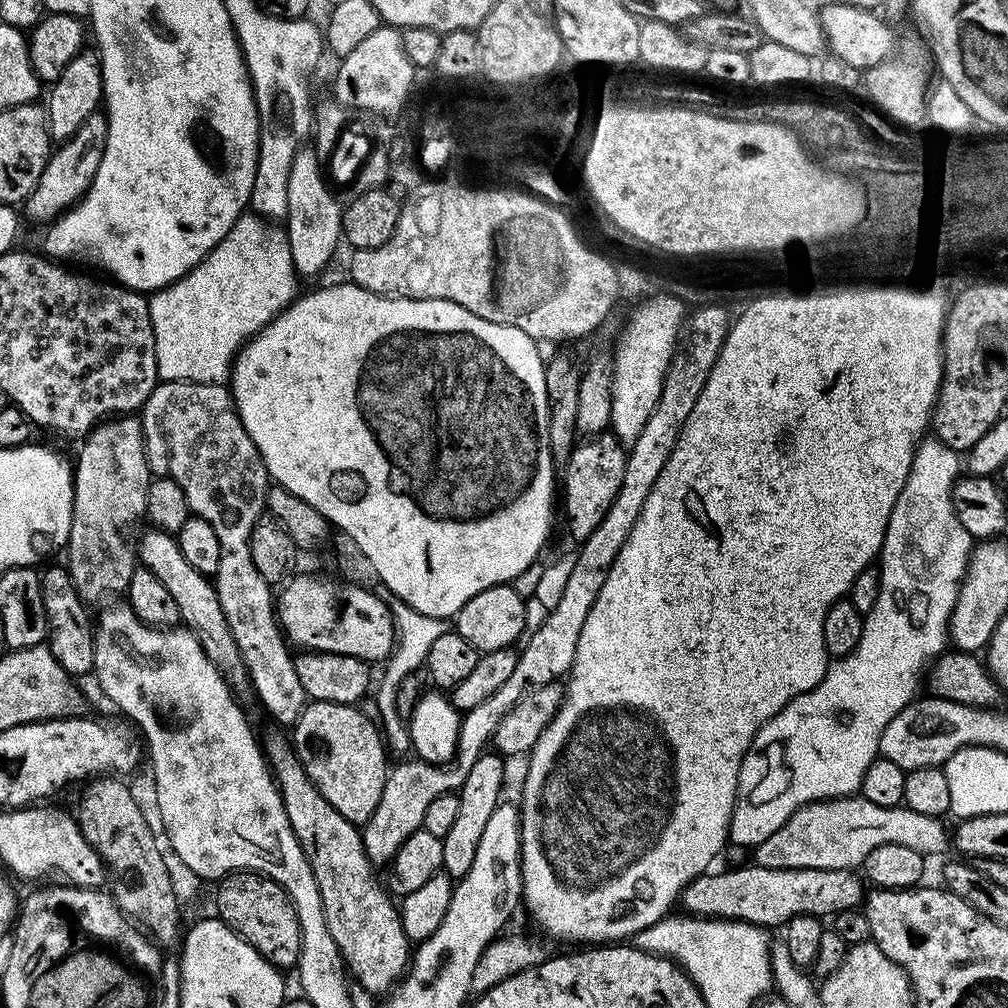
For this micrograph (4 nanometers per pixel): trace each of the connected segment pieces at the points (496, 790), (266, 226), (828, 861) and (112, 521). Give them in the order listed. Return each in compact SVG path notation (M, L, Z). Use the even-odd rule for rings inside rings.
M485 751L484 755L470 766L470 774L466 774L466 782L458 789L460 801L458 802L458 814L454 821L454 827L450 834L444 836L442 846L443 871L451 876L453 881L461 880L470 870L474 862L474 854L477 853L478 842L488 825L493 823L492 815L500 804L500 791L504 788L504 763L503 755L495 751Z
M255 214L237 218L226 238L222 238L222 242L218 242L218 246L214 246L202 262L198 262L198 266L147 297L156 339L159 379L185 380L187 384L227 385L240 349L296 299L296 281L298 275L285 229Z
M859 794L811 802L786 821L774 834L757 845L753 863L767 869L822 869L853 871L865 862L871 850L882 845L907 846L932 858L951 847L949 829L936 816L918 814L903 805L877 806Z
M121 414L103 421L83 437L80 457L74 460L74 483L72 485L72 521L66 545L66 567L78 594L85 604L95 606L111 601L119 594L127 593L130 578L138 570L138 552L128 541L132 524L143 521L146 516L146 494L150 494L150 482L154 479L144 445L144 426L136 414Z

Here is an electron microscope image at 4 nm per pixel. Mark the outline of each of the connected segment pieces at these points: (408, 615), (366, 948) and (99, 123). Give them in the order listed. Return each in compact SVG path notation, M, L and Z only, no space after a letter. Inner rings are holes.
M390 591L383 593L386 606L392 615L392 621L396 624L396 646L392 650L392 655L388 657L384 668L384 681L375 689L376 692L376 708L380 711L378 715L378 724L382 729L383 735L386 737L387 747L390 749L391 755L396 758L404 758L409 755L412 747L412 739L408 733L408 725L405 717L400 717L400 708L396 705L396 691L400 688L400 683L407 678L411 672L416 672L425 667L428 655L430 654L430 646L434 646L434 641L446 630L444 620L438 618L430 618L426 614L418 614L418 610L414 610L406 602L402 602L395 594Z
M272 732L268 737L263 737L262 751L269 768L272 769L276 787L280 789L286 818L290 818L290 826L314 870L314 878L318 882L318 894L322 894L326 930L330 930L330 938L334 938L334 942L338 946L345 969L350 973L351 979L353 981L356 979L366 991L387 993L396 987L398 981L408 971L410 941L406 930L402 930L399 907L395 903L392 905L393 897L385 891L382 884L382 889L380 889L380 884L376 881L375 874L372 873L374 865L364 849L364 837L361 829L347 820L320 793L316 783L306 774L291 739L285 733L283 736L280 732Z
M98 110L90 114L84 125L49 155L48 165L42 170L42 178L38 178L38 186L34 186L34 190L22 205L23 211L28 211L30 219L44 220L43 222L55 221L88 193L94 174L98 174L98 166L106 150L107 137L107 115Z

